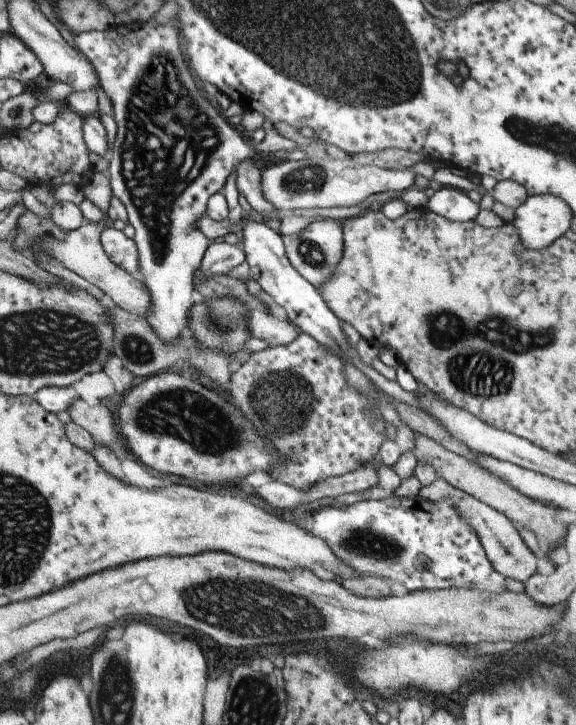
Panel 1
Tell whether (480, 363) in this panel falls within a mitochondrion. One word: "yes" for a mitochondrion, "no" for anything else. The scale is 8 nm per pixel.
yes

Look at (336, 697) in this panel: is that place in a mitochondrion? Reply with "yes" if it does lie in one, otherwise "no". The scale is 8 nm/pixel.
no

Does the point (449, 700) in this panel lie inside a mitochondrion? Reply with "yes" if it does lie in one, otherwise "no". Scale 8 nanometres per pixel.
no

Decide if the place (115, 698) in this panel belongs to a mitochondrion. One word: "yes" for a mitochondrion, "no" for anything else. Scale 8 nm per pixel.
yes

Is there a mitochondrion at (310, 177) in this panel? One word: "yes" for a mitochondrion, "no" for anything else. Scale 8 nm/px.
yes

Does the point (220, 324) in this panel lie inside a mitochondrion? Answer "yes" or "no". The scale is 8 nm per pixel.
yes

